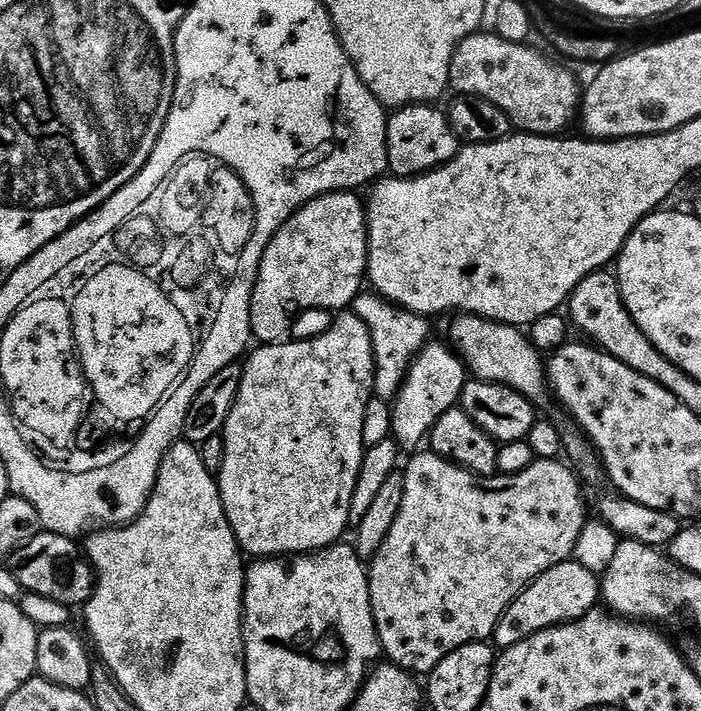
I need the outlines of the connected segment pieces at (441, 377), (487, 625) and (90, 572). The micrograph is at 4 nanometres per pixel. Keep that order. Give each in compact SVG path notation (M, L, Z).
M428 342L417 353L391 405L391 435L401 449L419 449L423 445L420 443L423 440L425 443L429 439L432 427L438 422L438 418L442 418L446 410L461 403L466 383L466 365L459 355L447 343L445 344Z
M420 450L413 456L416 457L409 462L408 468L403 469L406 494L402 494L402 510L398 510L398 518L394 522L394 526L390 526L390 534L386 538L386 542L382 542L382 546L370 561L368 589L370 590L372 613L376 619L376 633L380 635L380 647L383 655L391 663L404 669L405 672L427 674L435 670L438 662L442 662L442 658L446 658L446 654L467 644L491 641L505 610L524 593L524 589L533 584L546 570L563 564L565 560L573 559L576 543L584 529L586 517L584 517L584 492L580 489L582 481L567 463L561 462L559 459L536 459L530 467L522 470L522 474L517 476L503 474L475 476L472 472L467 472L465 468L459 468L457 464L451 464L449 460L442 459L431 450Z
M47 530L38 533L22 550L24 561L18 567L18 575L23 588L34 595L60 602L71 610L87 604L96 590L97 574L85 549L76 544L79 543L70 536L59 536Z

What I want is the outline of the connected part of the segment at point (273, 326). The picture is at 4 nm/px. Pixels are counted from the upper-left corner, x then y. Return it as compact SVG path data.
M355 191L351 192L328 192L320 196L317 200L311 200L306 206L302 206L297 212L287 220L280 229L274 234L270 246L264 252L264 257L260 263L260 274L257 279L254 290L252 291L252 305L250 306L250 326L252 334L261 345L279 344L289 339L292 327L296 324L296 319L303 312L312 312L315 308L336 308L335 310L344 310L349 307L361 294L366 284L366 273L368 270L368 214L366 204L363 199L359 200Z

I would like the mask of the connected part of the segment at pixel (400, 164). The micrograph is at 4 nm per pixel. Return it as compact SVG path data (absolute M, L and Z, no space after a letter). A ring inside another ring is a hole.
M435 103L405 104L389 115L386 130L388 172L392 176L418 176L448 164L460 153L462 141L448 120L447 111L436 109Z

